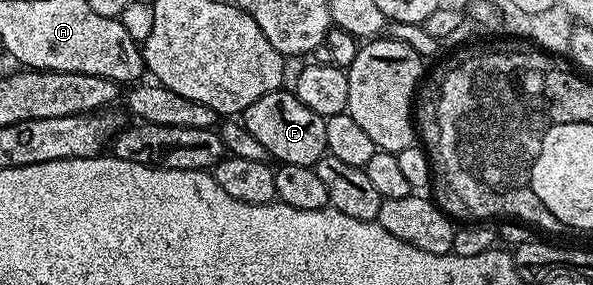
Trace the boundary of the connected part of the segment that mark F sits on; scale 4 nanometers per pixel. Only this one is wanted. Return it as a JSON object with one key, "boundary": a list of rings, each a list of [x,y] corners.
{"boundary":[[[289,89],[273,90],[260,96],[256,104],[245,110],[244,121],[248,132],[252,132],[252,136],[256,136],[256,140],[268,148],[271,159],[279,163],[313,166],[327,153],[326,119],[312,112],[312,108],[304,108],[304,104],[300,104]]]}

